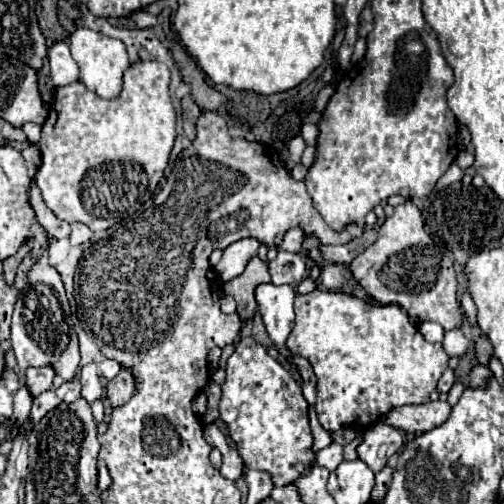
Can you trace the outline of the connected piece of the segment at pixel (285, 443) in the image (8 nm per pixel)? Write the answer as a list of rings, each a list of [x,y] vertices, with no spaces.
[[[251,336],[239,340],[239,344],[235,346],[235,352],[227,360],[225,372],[227,372],[227,380],[221,386],[223,394],[219,402],[219,414],[229,428],[231,440],[237,444],[237,452],[243,458],[245,468],[255,468],[271,474],[271,480],[275,486],[291,484],[295,478],[303,474],[307,466],[313,466],[317,458],[317,452],[313,450],[313,436],[311,436],[311,426],[307,416],[307,400],[301,394],[299,384]]]

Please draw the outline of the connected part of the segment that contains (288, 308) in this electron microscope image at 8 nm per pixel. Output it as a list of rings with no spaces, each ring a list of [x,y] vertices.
[[[261,284],[257,286],[255,296],[257,296],[257,306],[259,306],[259,312],[263,316],[263,322],[271,340],[277,344],[277,348],[283,348],[295,320],[293,286]]]

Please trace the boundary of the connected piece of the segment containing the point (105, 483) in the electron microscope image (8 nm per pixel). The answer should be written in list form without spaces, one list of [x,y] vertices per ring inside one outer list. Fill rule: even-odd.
[[[99,460],[99,464],[97,464],[97,486],[99,486],[101,492],[111,486],[111,476],[109,476],[107,466],[105,466],[103,460]]]

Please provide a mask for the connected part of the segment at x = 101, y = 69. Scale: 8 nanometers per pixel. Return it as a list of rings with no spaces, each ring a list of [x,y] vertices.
[[[79,26],[71,36],[69,36],[69,48],[71,54],[79,66],[79,82],[83,82],[91,92],[99,94],[101,98],[117,98],[121,92],[121,78],[125,68],[129,66],[129,58],[127,58],[127,50],[123,46],[123,42],[103,36],[99,32],[93,32],[85,26]]]

